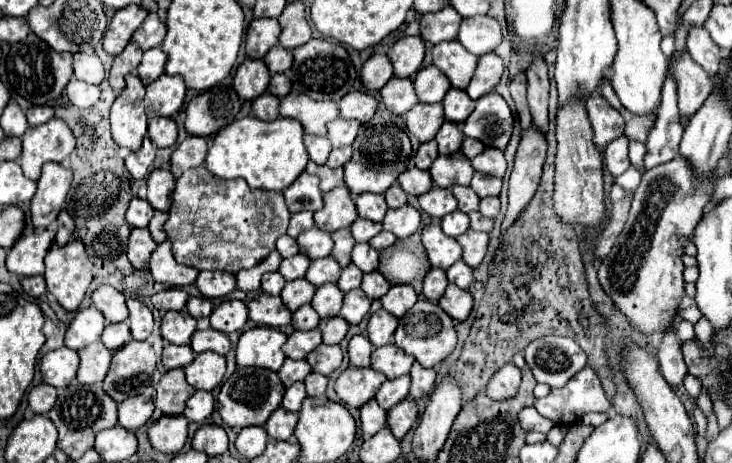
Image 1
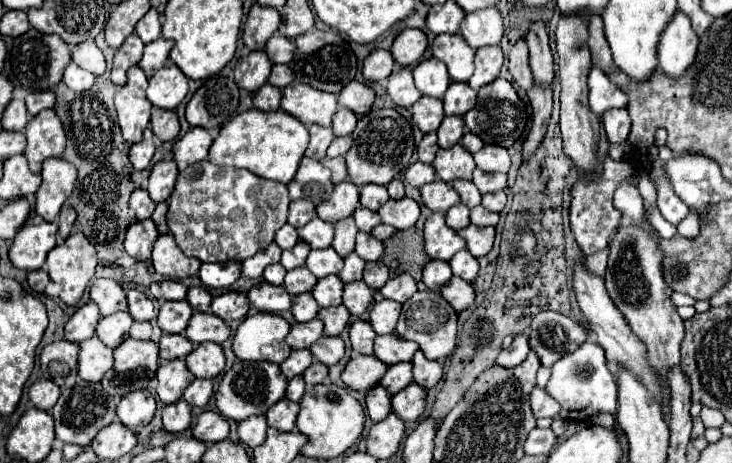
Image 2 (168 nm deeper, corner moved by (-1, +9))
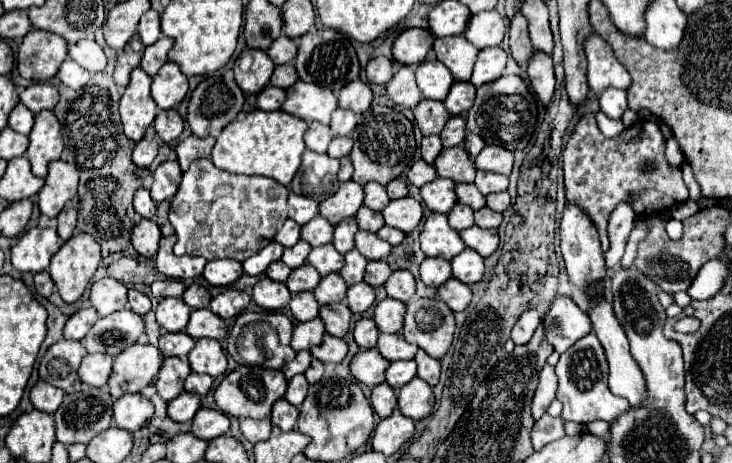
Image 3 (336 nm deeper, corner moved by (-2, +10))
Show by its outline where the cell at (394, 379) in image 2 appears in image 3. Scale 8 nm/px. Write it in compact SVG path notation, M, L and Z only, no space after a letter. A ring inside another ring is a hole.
M394 361L386 369L386 383L394 389L404 387L414 377L416 377L416 363L414 361Z

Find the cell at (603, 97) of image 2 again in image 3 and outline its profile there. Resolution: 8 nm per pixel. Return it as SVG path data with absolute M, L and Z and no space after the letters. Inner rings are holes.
M596 31L586 37L584 51L588 57L588 85L596 95L610 85L618 85L620 89L630 87L632 79L628 71L616 61L612 47Z

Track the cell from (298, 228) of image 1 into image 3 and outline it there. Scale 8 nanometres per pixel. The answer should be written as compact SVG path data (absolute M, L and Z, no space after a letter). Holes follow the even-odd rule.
M296 193L288 195L288 217L298 221L298 225L308 223L316 215L318 215L318 203L312 197L296 195Z

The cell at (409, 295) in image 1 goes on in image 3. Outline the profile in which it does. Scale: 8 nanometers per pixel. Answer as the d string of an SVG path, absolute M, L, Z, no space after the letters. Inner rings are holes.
M402 269L402 271L394 271L390 275L390 279L386 281L386 291L388 291L388 297L392 299L398 299L402 303L408 303L414 293L416 293L416 283L414 283L414 275L410 275L410 271Z

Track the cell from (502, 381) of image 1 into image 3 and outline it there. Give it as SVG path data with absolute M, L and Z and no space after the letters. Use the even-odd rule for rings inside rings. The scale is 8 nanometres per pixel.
M528 309L520 315L520 319L516 321L516 325L512 327L512 341L516 345L524 345L526 341L530 341L534 329L540 325L540 311L536 309Z

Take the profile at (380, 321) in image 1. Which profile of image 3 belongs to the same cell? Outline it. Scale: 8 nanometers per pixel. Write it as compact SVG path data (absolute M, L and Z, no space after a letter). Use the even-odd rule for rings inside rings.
M386 297L384 301L376 303L374 321L376 321L380 333L398 333L398 331L402 331L404 313L406 313L406 305L402 301Z

